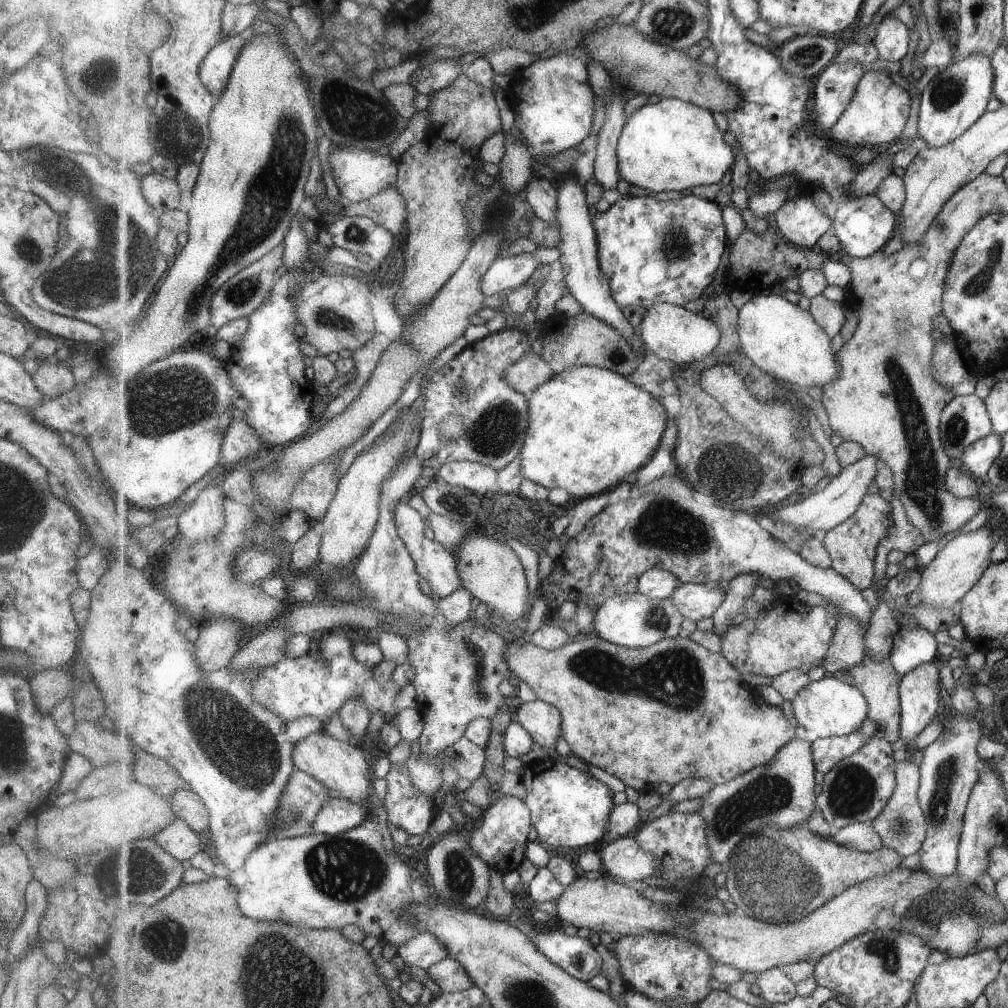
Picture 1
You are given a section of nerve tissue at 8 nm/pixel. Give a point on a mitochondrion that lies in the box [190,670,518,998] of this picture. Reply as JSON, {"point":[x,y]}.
{"point":[346,871]}

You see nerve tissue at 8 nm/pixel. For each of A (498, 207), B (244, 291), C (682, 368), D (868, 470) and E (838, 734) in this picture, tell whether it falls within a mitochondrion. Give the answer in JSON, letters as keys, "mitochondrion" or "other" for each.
{"A":"mitochondrion","B":"mitochondrion","C":"other","D":"other","E":"other"}

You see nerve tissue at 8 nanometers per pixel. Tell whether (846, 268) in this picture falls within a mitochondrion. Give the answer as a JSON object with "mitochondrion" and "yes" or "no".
{"mitochondrion":"no"}

